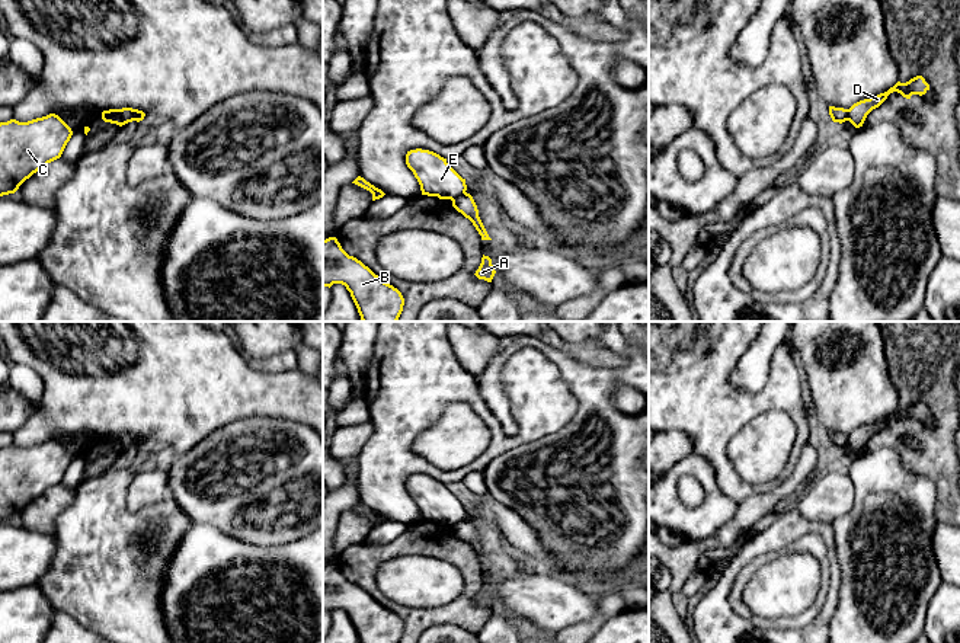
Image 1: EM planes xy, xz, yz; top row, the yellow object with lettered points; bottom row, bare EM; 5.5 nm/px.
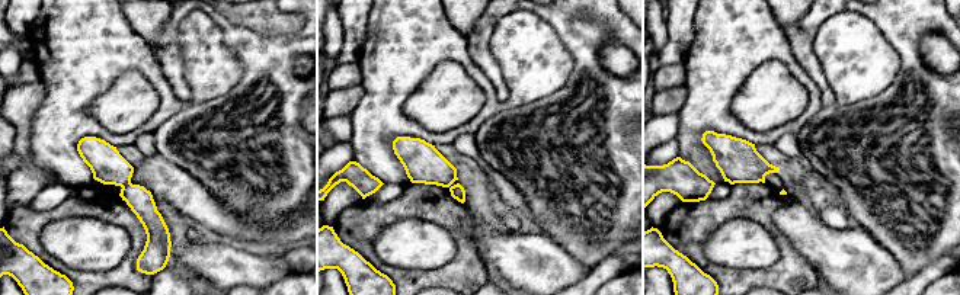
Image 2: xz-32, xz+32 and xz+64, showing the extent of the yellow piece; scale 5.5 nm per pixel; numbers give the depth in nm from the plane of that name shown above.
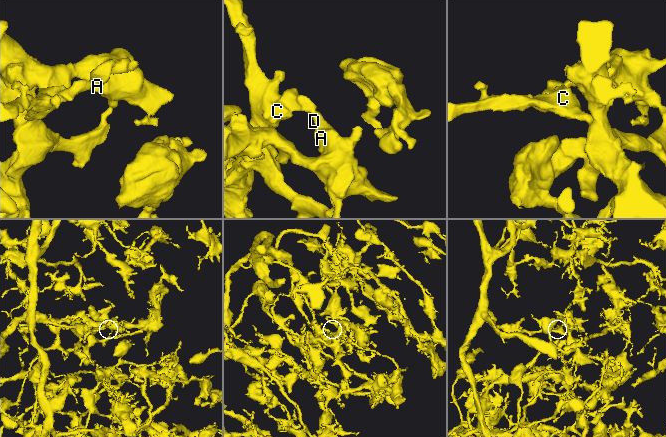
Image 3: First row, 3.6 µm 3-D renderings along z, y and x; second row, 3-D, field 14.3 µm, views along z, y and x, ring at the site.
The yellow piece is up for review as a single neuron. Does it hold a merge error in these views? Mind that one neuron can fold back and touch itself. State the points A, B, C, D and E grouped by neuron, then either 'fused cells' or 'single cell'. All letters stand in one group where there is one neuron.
groups A B D / C E; fused cells

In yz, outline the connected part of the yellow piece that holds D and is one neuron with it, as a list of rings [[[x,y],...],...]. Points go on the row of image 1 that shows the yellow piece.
[[[916,76],[913,79],[911,79],[906,83],[900,83],[897,81],[893,87],[890,87],[887,92],[880,93],[874,97],[870,99],[864,99],[860,100],[857,103],[854,103],[849,109],[848,109],[848,121],[855,127],[860,128],[863,127],[867,115],[879,108],[890,93],[897,92],[900,93],[903,97],[911,99],[912,95],[925,95],[929,90],[929,84],[925,81],[925,79],[922,76]]]

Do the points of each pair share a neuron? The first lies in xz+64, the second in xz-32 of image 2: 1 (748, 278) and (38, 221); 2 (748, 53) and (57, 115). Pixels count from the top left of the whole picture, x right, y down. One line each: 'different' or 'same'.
1: same
2: same

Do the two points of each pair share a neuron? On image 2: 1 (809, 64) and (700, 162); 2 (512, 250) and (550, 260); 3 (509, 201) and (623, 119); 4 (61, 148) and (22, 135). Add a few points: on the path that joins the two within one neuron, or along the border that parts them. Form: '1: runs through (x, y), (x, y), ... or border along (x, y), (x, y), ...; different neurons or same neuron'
1: border along (787, 38), (793, 57), (816, 83), (822, 98); different neurons
2: runs through (521, 259), (541, 260); same neuron
3: border along (493, 170), (504, 175), (521, 194), (528, 214); different neurons
4: border along (40, 105), (32, 119), (31, 156), (47, 169); different neurons

